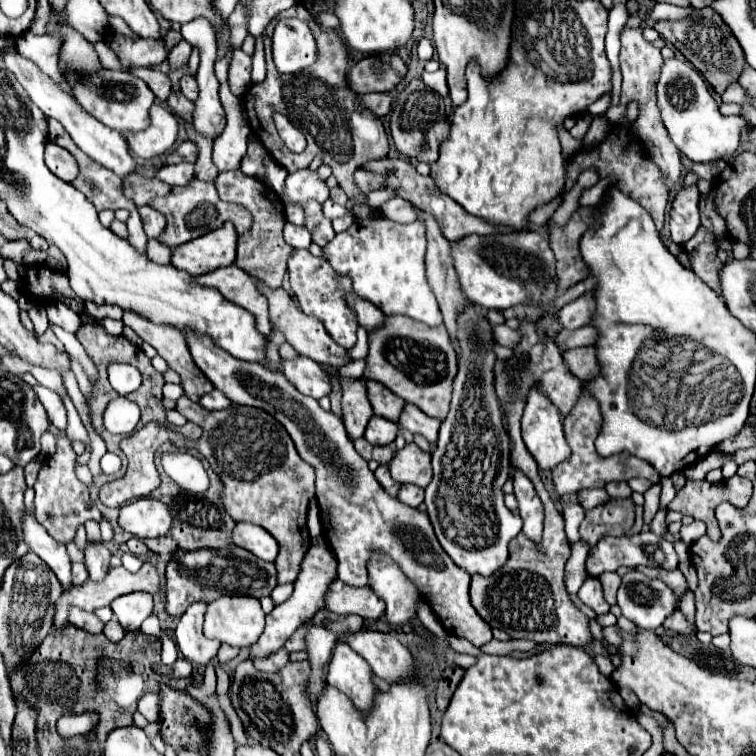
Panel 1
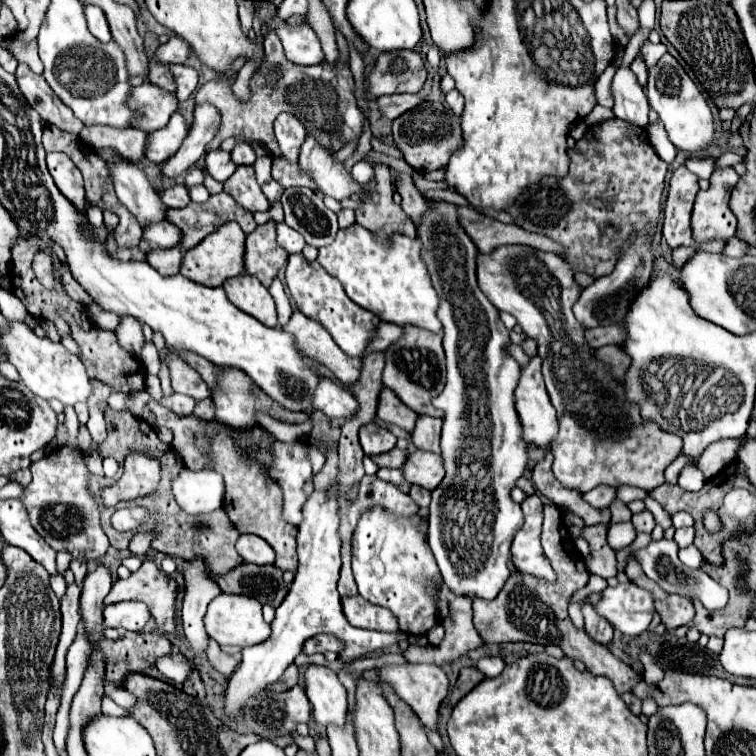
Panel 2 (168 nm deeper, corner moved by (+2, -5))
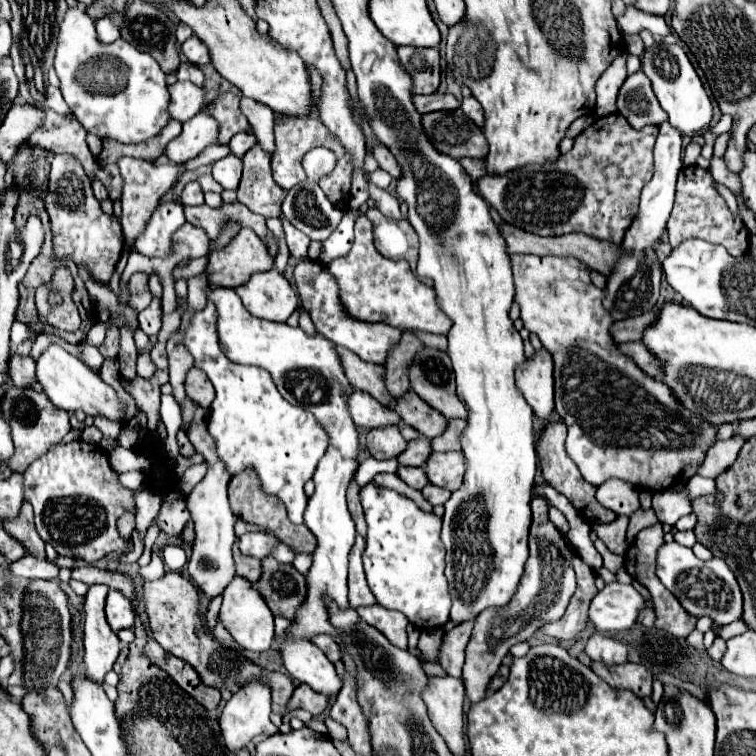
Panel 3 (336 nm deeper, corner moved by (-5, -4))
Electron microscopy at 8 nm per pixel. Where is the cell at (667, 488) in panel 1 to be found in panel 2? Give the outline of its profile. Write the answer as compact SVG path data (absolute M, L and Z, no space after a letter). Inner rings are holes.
M677 457L677 459L665 469L665 483L677 483L677 477L679 477L681 469L683 469L687 463L693 463L693 459L689 459L689 457Z

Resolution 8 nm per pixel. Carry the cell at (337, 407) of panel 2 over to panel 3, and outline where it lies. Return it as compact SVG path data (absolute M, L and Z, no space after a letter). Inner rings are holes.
M358 390L348 398L348 410L352 414L354 424L360 428L368 428L368 430L384 428L384 426L398 426L402 420L396 414L396 410L382 406L370 394L358 392Z

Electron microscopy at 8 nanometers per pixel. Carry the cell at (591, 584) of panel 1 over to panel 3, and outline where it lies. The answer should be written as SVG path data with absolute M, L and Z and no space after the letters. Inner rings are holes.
M600 632L590 636L584 652L588 654L590 660L602 662L606 666L616 666L616 664L626 662L626 646L620 644L618 640L612 640L610 636L600 634Z

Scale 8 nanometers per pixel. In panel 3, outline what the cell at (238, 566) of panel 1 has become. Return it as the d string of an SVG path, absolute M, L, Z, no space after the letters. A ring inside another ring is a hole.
M274 556L264 558L262 578L254 588L264 596L276 616L288 620L294 620L298 606L306 600L306 578L292 564L282 564Z

